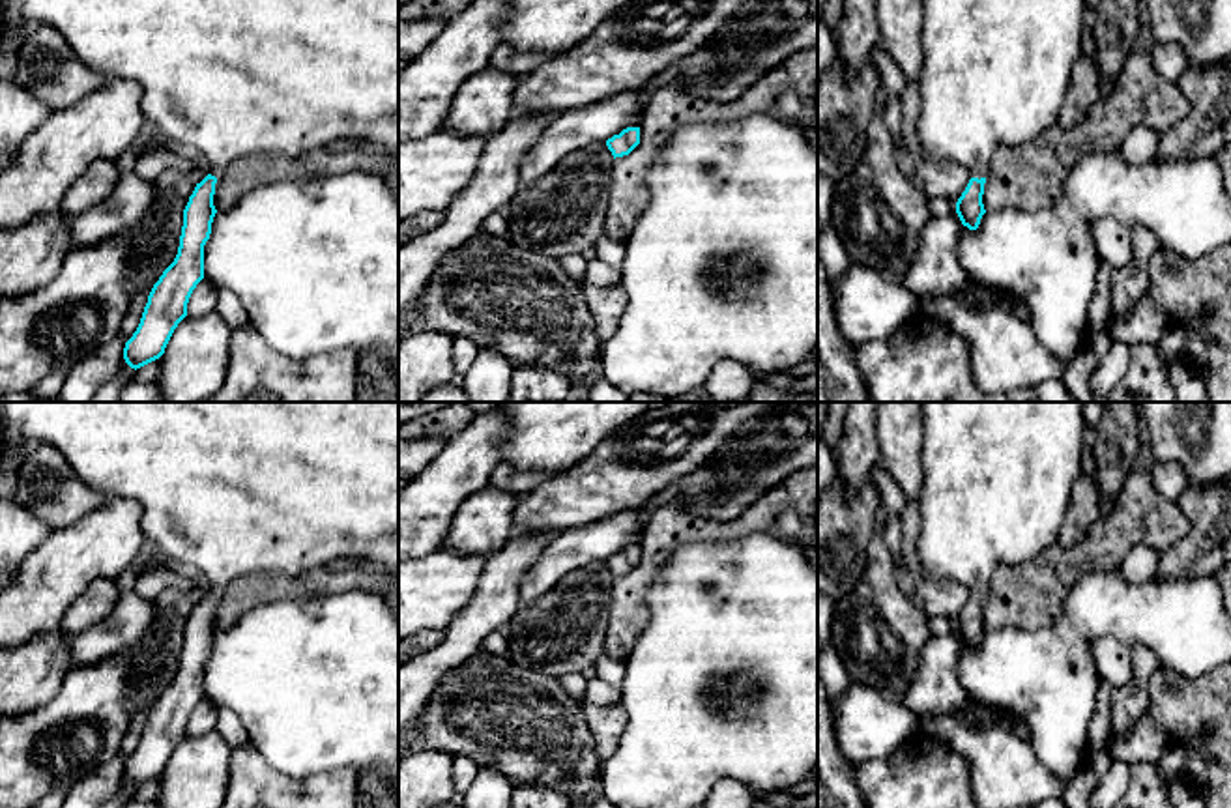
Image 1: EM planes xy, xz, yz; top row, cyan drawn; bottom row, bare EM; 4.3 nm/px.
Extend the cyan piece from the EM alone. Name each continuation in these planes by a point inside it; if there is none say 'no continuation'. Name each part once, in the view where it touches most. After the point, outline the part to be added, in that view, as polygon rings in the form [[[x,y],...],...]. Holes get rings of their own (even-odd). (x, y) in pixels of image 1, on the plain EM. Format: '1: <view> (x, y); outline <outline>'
1: yz (998, 477); outline [[[920,402],[919,561],[928,576],[986,597],[1001,565],[1025,565],[1059,533],[1081,473],[1085,402]]]

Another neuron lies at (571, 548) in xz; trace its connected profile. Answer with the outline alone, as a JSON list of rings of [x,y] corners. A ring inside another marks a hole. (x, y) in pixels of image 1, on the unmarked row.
[[[636,511],[552,535],[520,582],[522,602],[529,604],[546,595],[567,572],[578,567],[606,561],[627,546],[638,546],[640,537]]]

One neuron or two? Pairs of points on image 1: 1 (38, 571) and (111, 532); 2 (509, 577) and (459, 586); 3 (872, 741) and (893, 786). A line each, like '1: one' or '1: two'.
1: one
2: two
3: two

